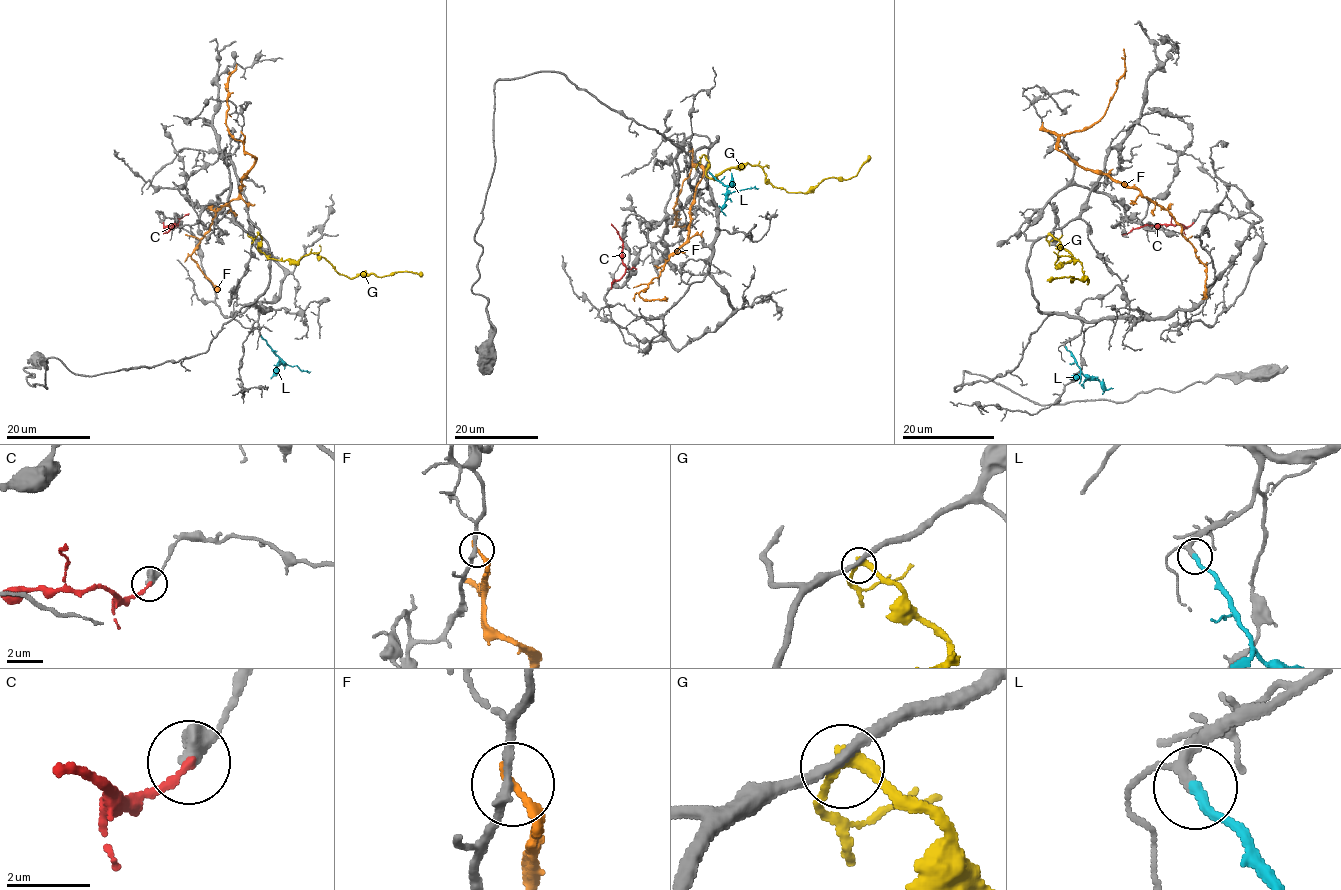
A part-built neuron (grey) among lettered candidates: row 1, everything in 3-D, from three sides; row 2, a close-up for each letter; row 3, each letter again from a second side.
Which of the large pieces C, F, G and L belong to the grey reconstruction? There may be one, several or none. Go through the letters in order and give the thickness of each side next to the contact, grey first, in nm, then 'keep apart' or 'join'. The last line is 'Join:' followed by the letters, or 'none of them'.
C: 550/190 nm | keep apart
F: 240/280 nm | keep apart
G: 280/280 nm | keep apart
L: 180/260 nm | join
Join: L

